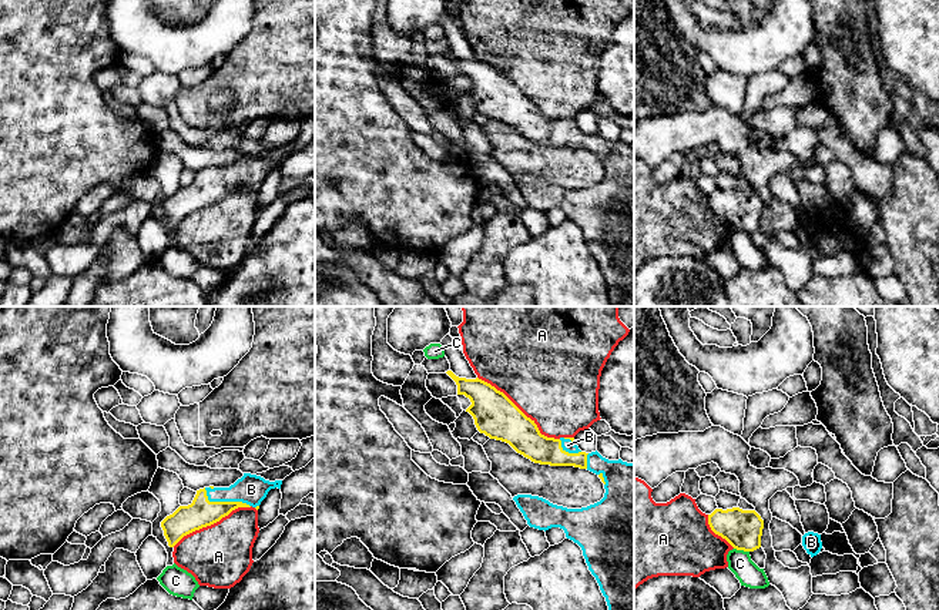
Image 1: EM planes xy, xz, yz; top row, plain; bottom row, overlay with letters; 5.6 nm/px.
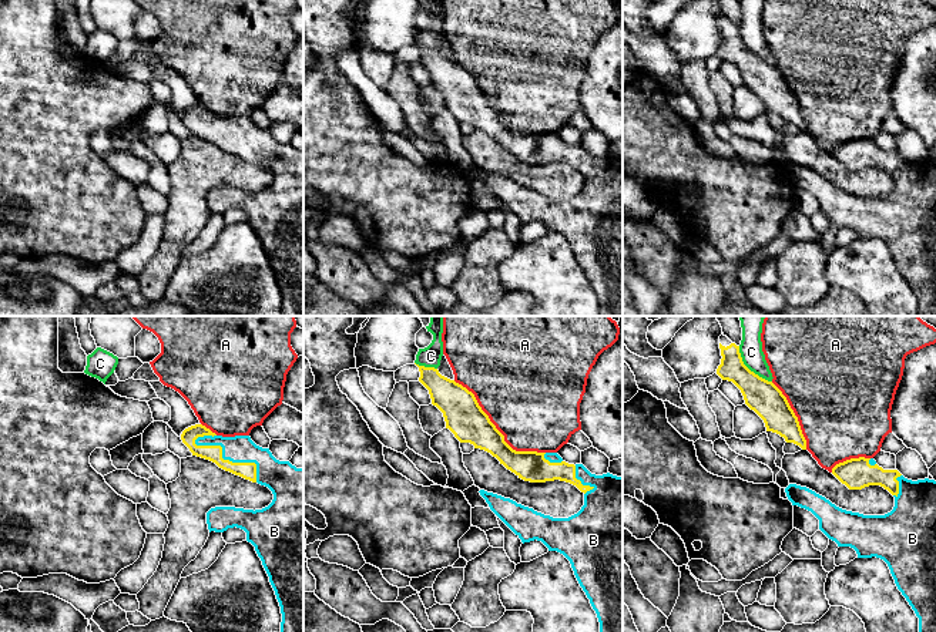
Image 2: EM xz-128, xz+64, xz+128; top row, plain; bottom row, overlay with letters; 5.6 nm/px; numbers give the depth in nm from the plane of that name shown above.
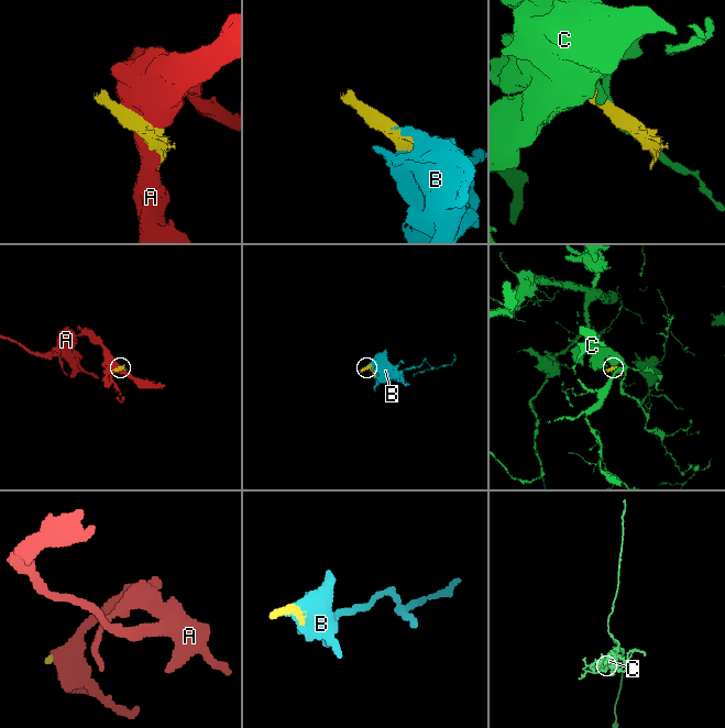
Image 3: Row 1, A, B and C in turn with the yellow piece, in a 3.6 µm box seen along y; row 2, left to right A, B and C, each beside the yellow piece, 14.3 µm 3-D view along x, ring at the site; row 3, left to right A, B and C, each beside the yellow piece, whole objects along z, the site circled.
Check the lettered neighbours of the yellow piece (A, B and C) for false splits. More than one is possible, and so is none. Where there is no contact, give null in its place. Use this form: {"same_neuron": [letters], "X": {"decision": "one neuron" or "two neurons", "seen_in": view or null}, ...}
{"same_neuron": ["B"], "A": {"decision": "two neurons", "seen_in": "xz"}, "B": {"decision": "one neuron", "seen_in": "xy"}, "C": {"decision": "two neurons", "seen_in": "yz"}}

